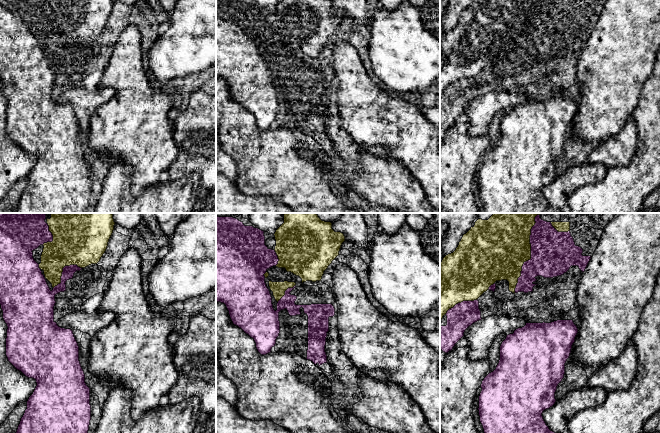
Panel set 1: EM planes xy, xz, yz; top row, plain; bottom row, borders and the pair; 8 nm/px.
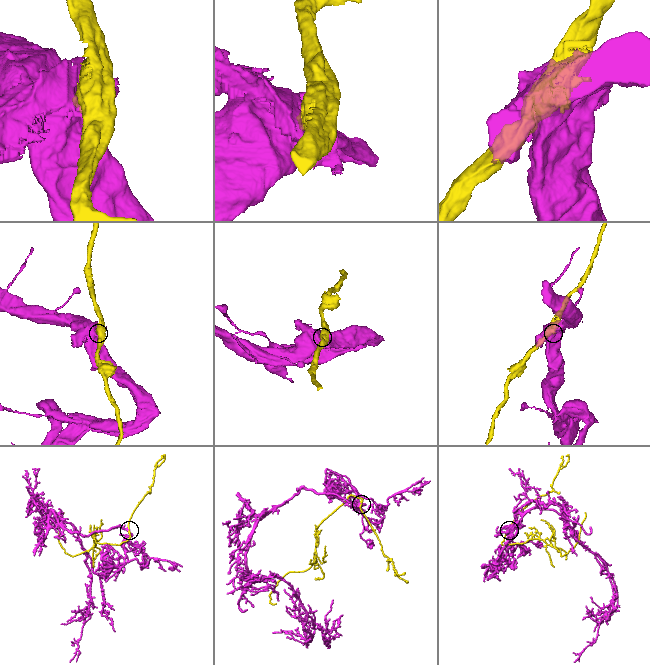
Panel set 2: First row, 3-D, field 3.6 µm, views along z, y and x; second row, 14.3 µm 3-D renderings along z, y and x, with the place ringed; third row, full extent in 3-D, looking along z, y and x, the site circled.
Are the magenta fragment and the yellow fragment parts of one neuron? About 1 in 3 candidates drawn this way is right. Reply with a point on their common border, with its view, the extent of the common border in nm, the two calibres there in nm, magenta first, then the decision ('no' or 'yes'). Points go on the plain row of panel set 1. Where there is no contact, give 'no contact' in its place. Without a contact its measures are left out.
yz (530, 35) | 600 nm | 360/420 nm | no

